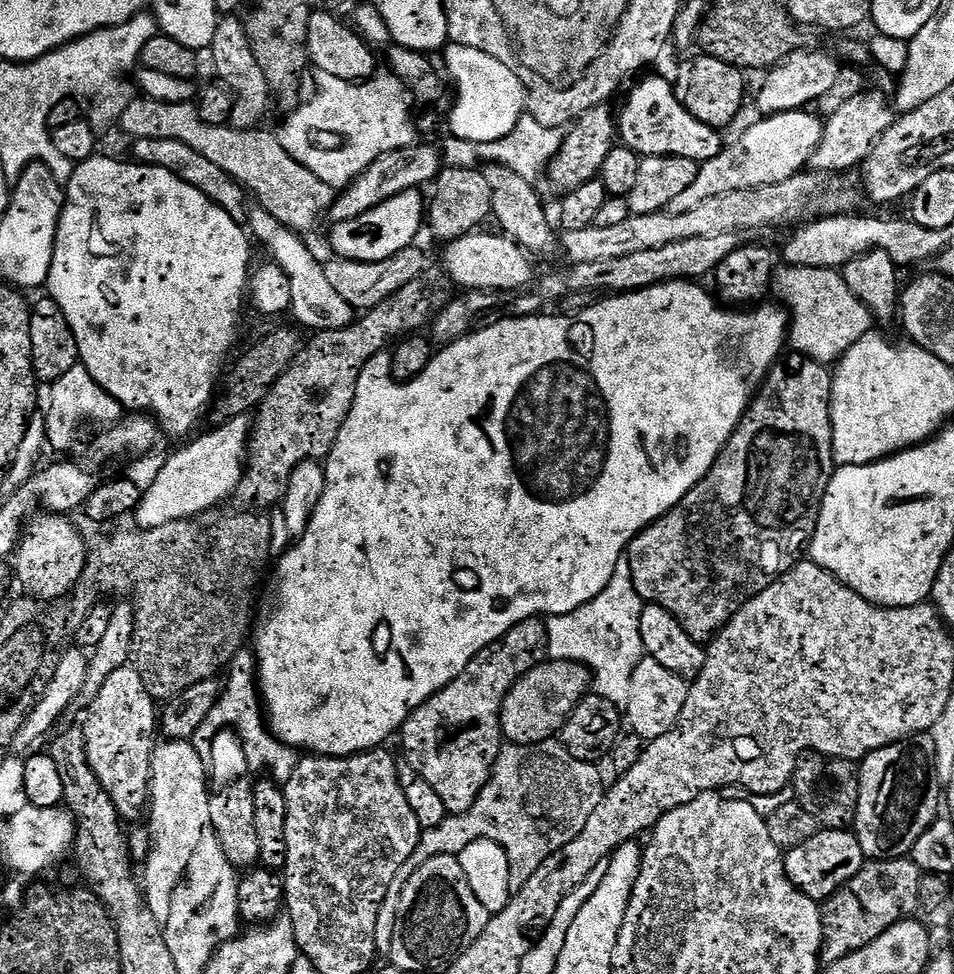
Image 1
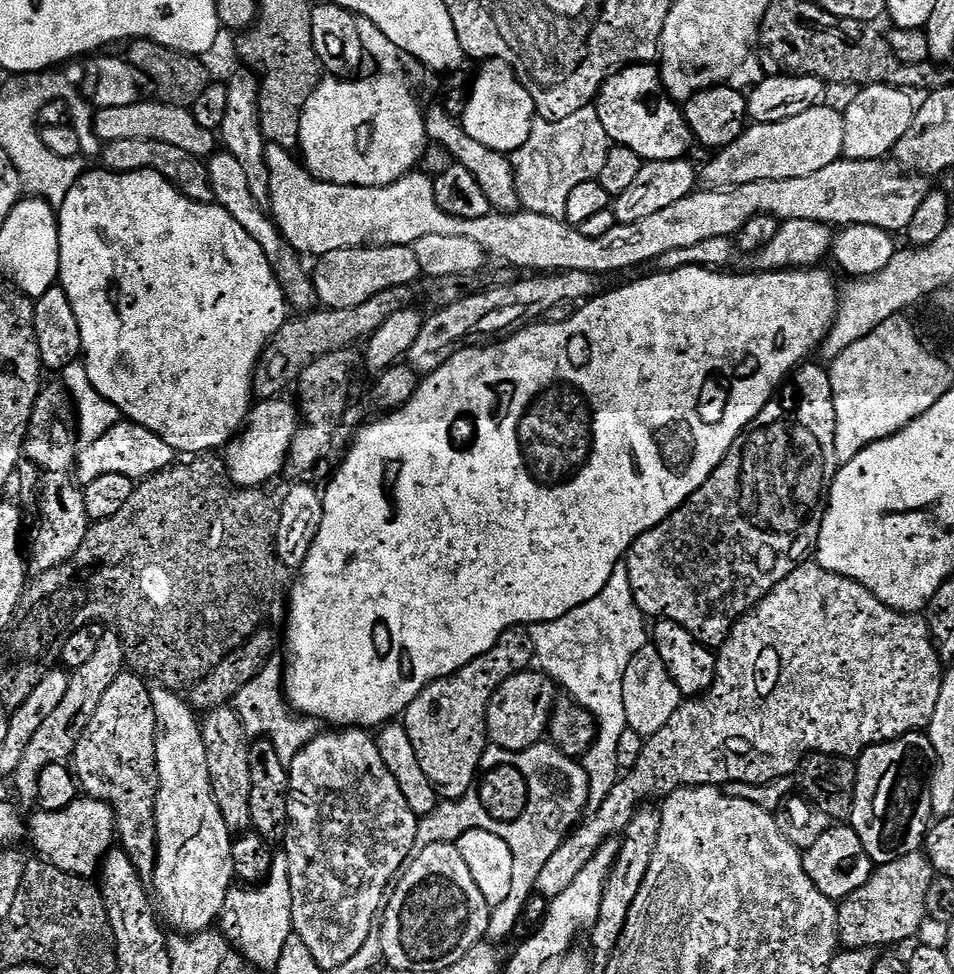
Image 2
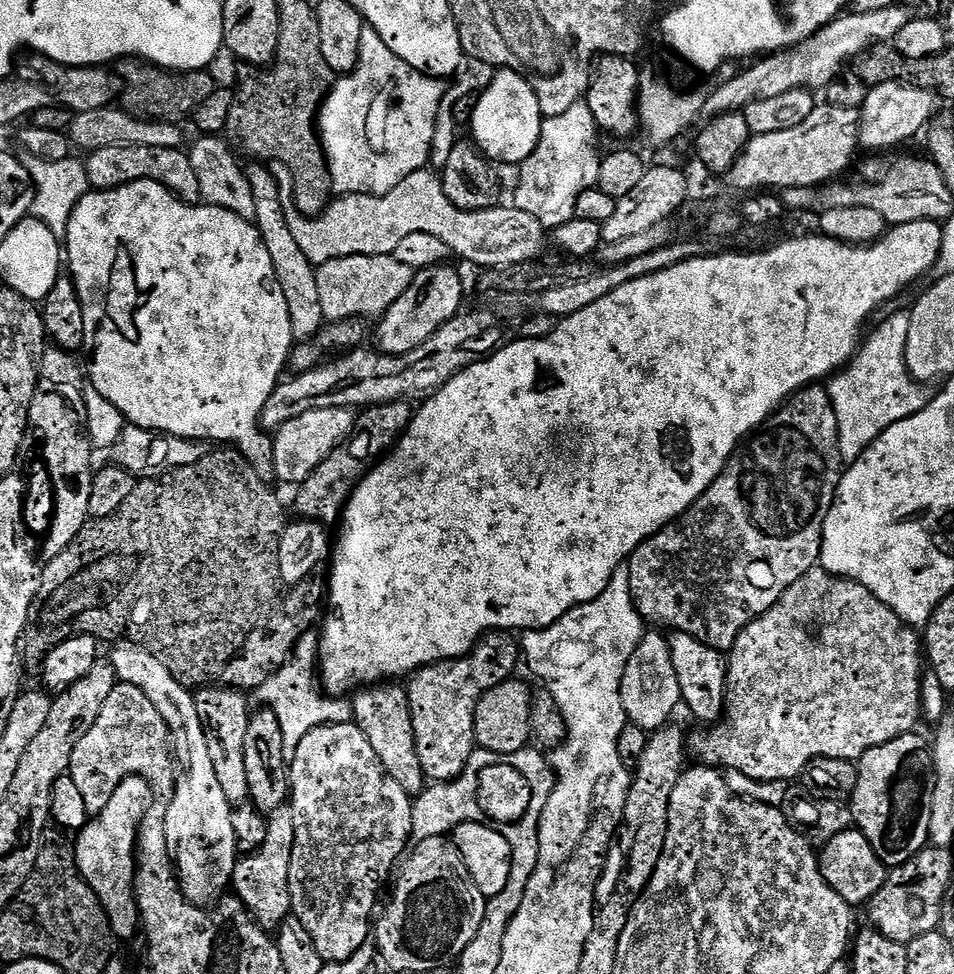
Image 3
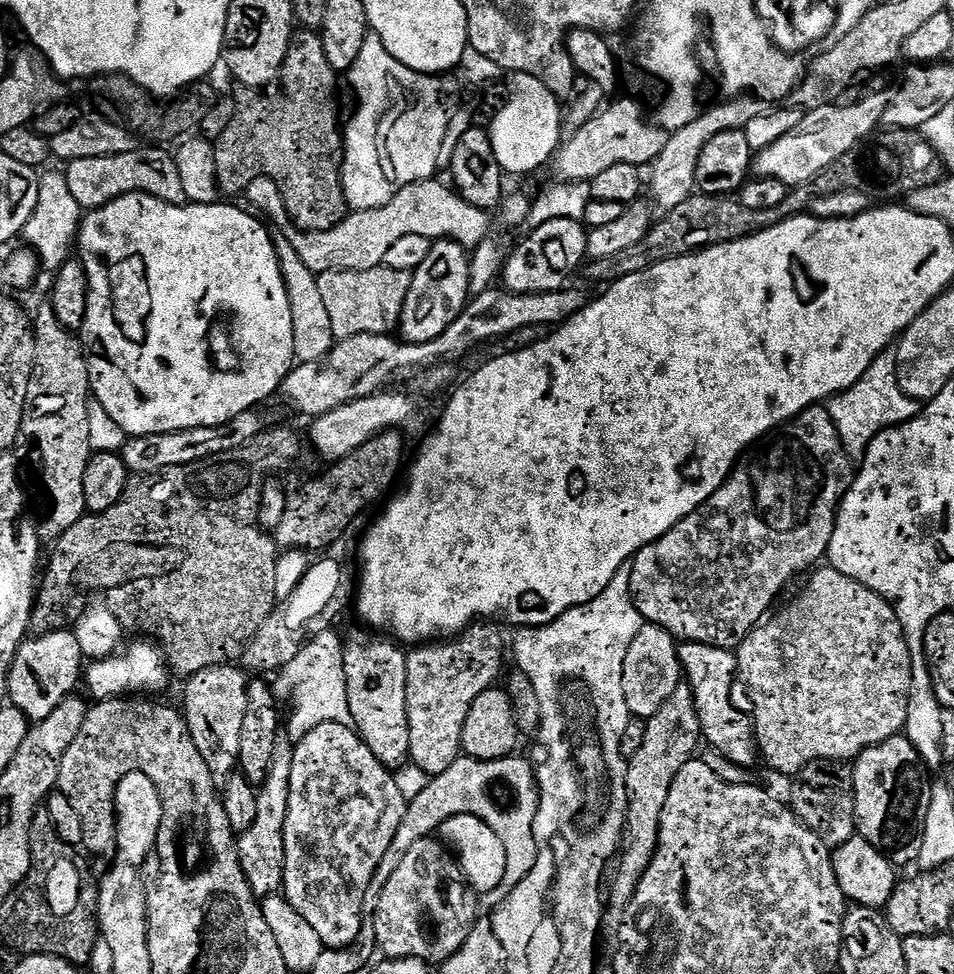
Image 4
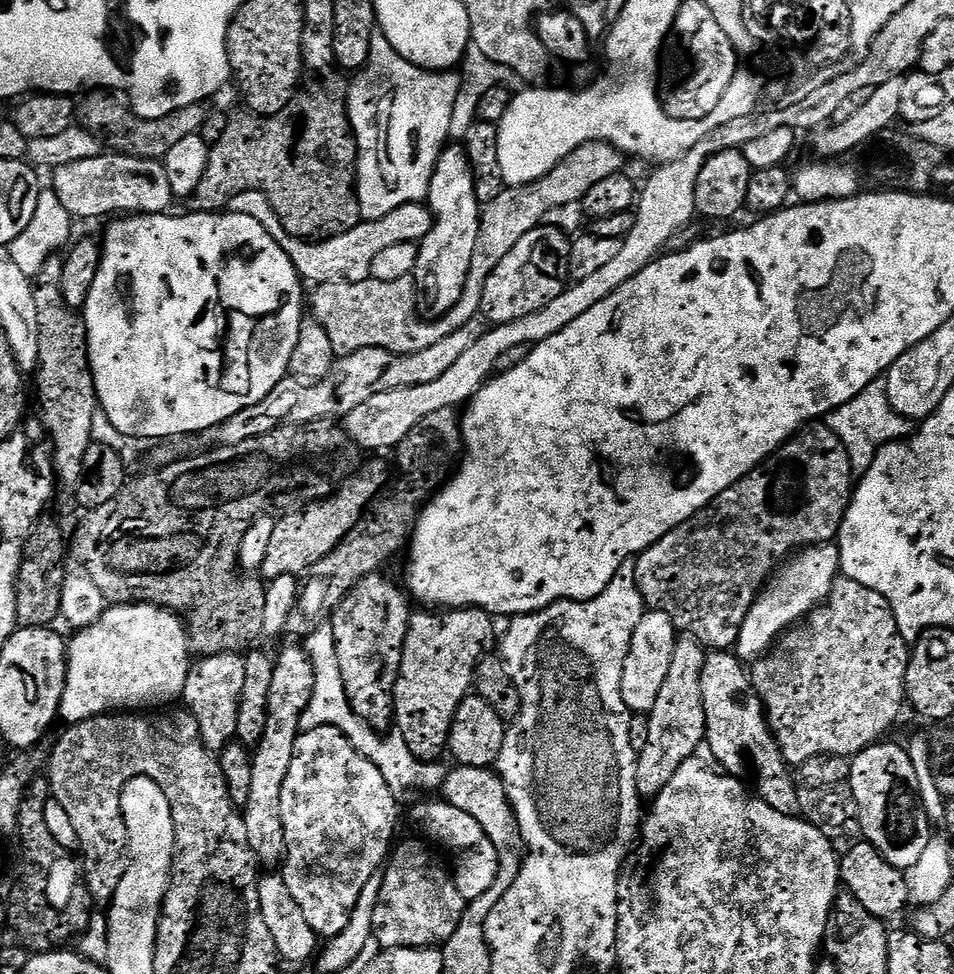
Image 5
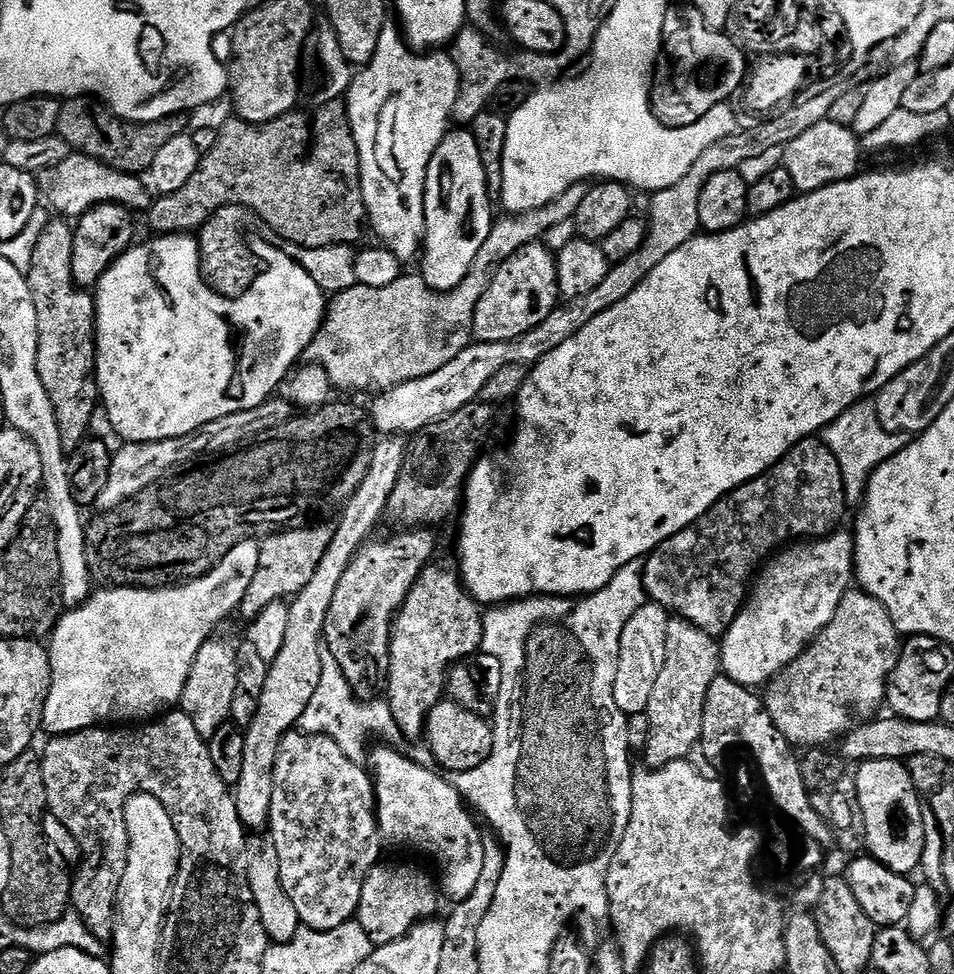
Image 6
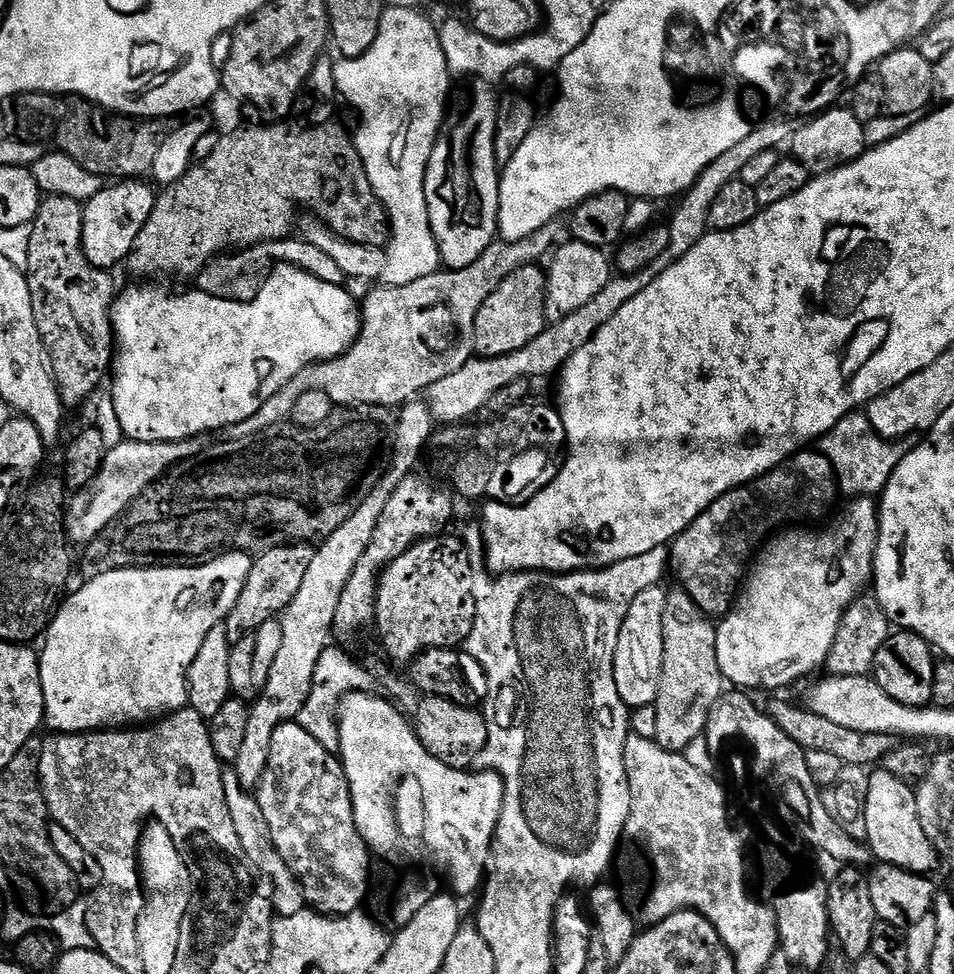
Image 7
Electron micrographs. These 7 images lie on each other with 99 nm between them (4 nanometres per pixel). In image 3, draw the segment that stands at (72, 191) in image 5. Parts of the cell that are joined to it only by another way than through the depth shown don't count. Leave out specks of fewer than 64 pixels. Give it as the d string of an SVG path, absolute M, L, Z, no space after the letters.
M106 146L106 150L94 150L87 153L84 160L84 169L88 175L89 185L93 189L101 188L110 190L118 186L126 186L130 182L149 180L166 186L179 200L185 200L188 204L199 204L200 190L198 177L194 174L194 166L190 166L190 158L184 148L167 148L166 146Z

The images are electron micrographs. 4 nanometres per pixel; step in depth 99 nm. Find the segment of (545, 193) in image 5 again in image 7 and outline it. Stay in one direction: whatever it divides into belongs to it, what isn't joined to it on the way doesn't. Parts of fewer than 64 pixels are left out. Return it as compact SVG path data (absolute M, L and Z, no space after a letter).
M557 218L542 230L530 234L524 240L505 240L493 242L484 251L482 258L465 268L453 268L451 270L441 270L430 274L426 278L418 278L418 282L410 282L410 286L376 286L372 293L365 300L362 300L362 319L360 322L360 336L348 348L334 360L322 360L319 364L309 364L274 398L265 400L264 405L250 418L238 422L234 426L226 429L227 435L231 439L237 440L250 434L258 434L258 430L266 430L275 424L283 424L289 419L294 410L298 398L307 392L325 392L336 406L359 406L362 404L377 404L383 408L399 409L410 400L417 399L434 382L442 382L446 374L454 374L454 370L462 370L466 362L474 356L474 322L478 318L478 310L482 310L482 302L490 298L498 286L514 270L518 270L527 264L536 264L540 259L547 257L557 246L565 243L566 224L563 219Z

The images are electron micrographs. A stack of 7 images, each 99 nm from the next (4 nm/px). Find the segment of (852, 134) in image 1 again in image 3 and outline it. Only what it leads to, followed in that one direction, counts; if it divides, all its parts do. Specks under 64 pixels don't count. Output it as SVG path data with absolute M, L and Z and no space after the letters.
M886 82L869 87L868 97L861 109L860 119L860 144L868 148L896 148L899 144L907 142L911 136L916 136L929 127L932 115L936 112L937 93L930 90L922 90L918 86L910 86L906 82Z

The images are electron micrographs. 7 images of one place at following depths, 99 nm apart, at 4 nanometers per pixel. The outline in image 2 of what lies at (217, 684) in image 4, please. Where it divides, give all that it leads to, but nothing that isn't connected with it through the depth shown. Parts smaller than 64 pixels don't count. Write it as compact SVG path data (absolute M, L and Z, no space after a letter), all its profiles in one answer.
M232 706L214 709L203 717L204 745L206 746L206 766L210 770L210 782L214 790L214 798L218 802L218 810L222 810L222 818L226 822L229 832L239 834L249 831L252 826L250 818L250 733L244 729L238 714Z

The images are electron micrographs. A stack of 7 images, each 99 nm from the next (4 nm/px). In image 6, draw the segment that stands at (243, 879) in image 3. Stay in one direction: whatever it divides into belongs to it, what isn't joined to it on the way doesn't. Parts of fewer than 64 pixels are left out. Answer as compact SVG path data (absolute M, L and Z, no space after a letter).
M388 434L377 439L374 462L370 462L370 471L366 474L366 478L362 478L362 486L358 486L356 493L344 505L342 515L339 517L340 525L335 525L332 541L326 550L326 555L322 557L322 562L318 562L318 570L314 570L314 578L310 578L310 582L306 582L304 589L291 601L290 626L286 626L286 642L282 646L278 658L274 658L274 662L268 666L266 690L262 690L262 698L258 702L258 714L254 714L252 723L247 725L244 733L246 755L242 765L242 778L234 786L238 814L244 827L248 830L263 829L267 825L270 802L274 798L274 766L278 762L278 754L284 736L299 725L303 711L310 704L314 692L318 689L319 679L322 678L322 652L326 649L324 627L326 626L326 614L330 614L330 602L334 602L338 582L342 582L342 574L346 574L346 570L352 565L356 551L368 543L370 537L375 533L372 531L379 526L380 519L388 512L390 496L394 492L394 486L398 483L403 463L406 462L408 443L409 441L400 434Z

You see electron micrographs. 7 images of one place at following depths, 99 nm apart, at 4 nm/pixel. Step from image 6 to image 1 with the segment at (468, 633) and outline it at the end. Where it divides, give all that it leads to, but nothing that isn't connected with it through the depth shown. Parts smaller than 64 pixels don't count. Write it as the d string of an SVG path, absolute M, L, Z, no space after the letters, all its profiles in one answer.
M540 618L524 620L482 649L458 678L418 706L404 723L406 762L434 786L442 802L446 802L448 813L465 812L478 802L502 747L502 702L520 677L548 659L547 623Z

